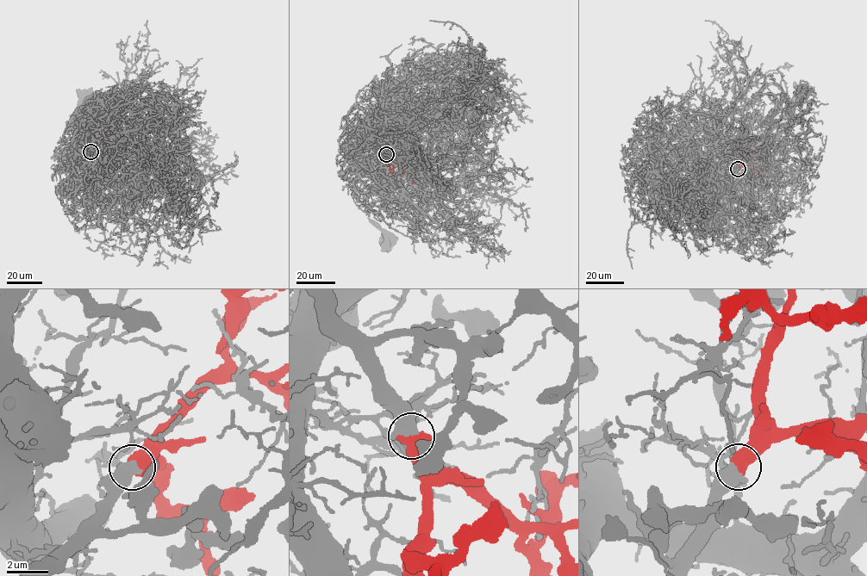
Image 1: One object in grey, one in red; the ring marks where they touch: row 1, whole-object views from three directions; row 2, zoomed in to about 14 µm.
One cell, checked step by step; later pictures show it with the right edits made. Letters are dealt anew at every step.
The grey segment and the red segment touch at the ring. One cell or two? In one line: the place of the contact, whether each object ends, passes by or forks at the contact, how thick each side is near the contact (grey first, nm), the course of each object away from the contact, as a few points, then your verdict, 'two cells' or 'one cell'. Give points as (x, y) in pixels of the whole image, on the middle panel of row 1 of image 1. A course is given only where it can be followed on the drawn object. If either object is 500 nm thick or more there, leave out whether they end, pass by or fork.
place (386, 154); calibres 750 and 800 nm; course grey (386, 154), (379, 153), (377, 143), (383, 172), (399, 191), (377, 201), (369, 212), (386, 240); course red (386, 154), (399, 164), (411, 182), (417, 183); one cell

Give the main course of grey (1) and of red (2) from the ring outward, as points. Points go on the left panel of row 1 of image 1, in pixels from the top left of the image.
1: (90, 151), (84, 149), (82, 153), (77, 135), (80, 120), (96, 114), (75, 120), (71, 118), (84, 97)
2: (90, 151), (101, 144), (107, 146), (111, 144), (124, 151)

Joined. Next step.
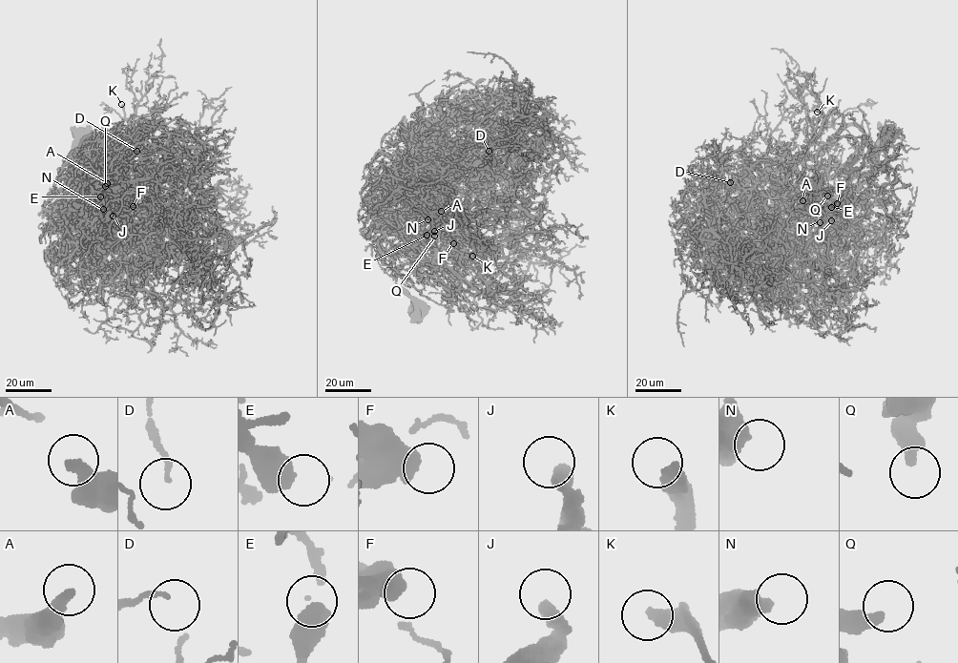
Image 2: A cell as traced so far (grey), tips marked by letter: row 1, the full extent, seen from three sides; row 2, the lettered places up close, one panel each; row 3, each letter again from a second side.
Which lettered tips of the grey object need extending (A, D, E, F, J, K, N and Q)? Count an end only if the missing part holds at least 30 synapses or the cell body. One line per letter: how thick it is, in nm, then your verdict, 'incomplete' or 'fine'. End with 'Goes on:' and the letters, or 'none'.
A: 440 nm thick; fine
D: 120 nm thick; incomplete
E: 600 nm thick; fine
F: 600 nm thick; fine
J: 440 nm thick; fine
K: 500 nm thick; incomplete
N: 440 nm thick; fine
Q: 440 nm thick; fine
Goes on: D, K

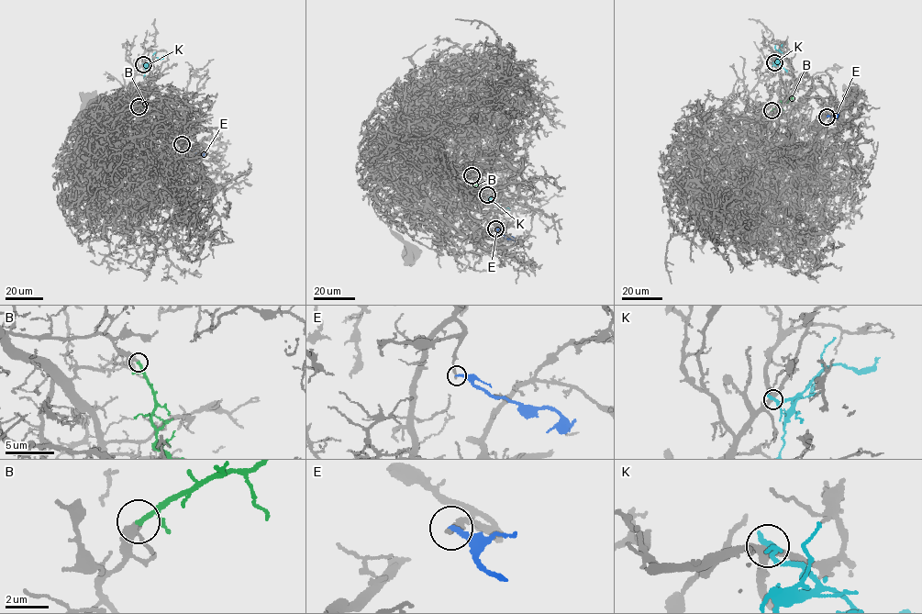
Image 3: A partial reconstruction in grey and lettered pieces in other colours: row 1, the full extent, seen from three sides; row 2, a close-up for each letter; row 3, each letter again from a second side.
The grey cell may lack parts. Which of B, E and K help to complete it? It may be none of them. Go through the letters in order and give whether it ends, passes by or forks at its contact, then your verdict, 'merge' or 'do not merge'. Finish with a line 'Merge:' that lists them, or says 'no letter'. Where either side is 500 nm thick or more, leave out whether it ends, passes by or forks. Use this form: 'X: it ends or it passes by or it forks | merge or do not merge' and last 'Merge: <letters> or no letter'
B: it passes by | merge
E: it ends | do not merge
K: it passes by | do not merge
Merge: B

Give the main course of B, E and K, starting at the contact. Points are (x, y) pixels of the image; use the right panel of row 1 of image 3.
B: (772, 110), (793, 98)
E: (827, 117), (838, 114)
K: (774, 62), (782, 44)

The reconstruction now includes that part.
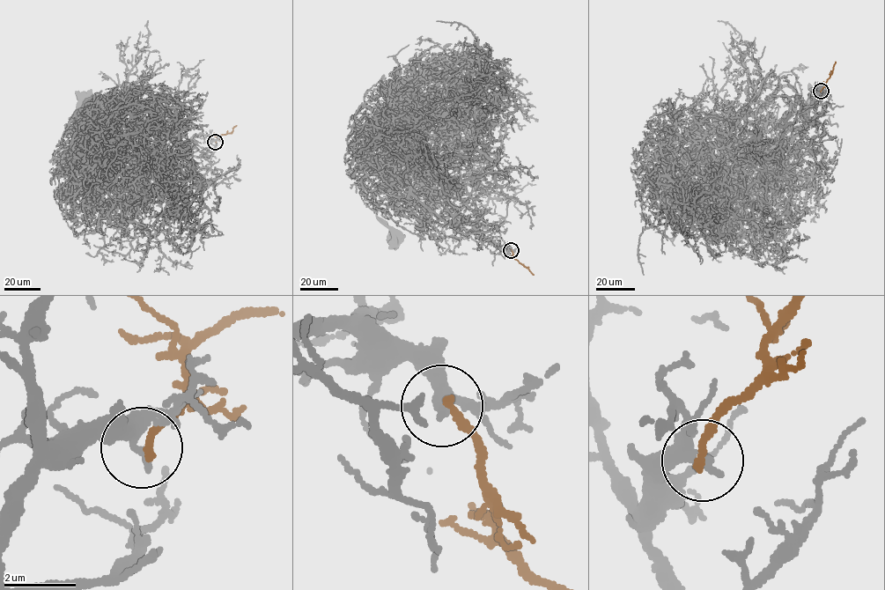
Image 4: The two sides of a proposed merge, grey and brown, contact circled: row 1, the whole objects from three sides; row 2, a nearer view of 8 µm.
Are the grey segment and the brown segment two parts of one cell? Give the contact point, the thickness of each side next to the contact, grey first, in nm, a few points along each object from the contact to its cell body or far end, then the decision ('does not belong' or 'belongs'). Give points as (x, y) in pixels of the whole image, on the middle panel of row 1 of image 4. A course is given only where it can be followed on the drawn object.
place (511, 250); calibres 300 and 240 nm; course grey (511, 250), (430, 185), (402, 185), (385, 141), (406, 186), (377, 210), (394, 238); course brown (511, 250), (513, 256), (534, 275); does not belong

